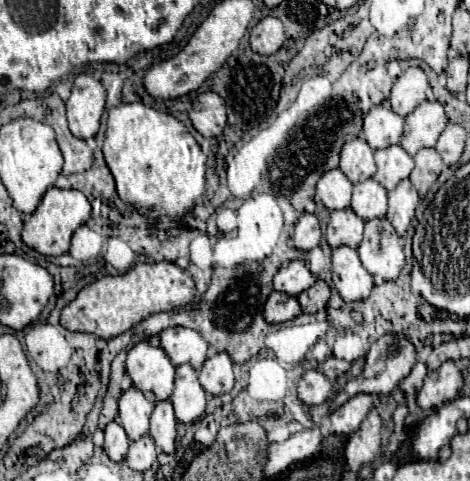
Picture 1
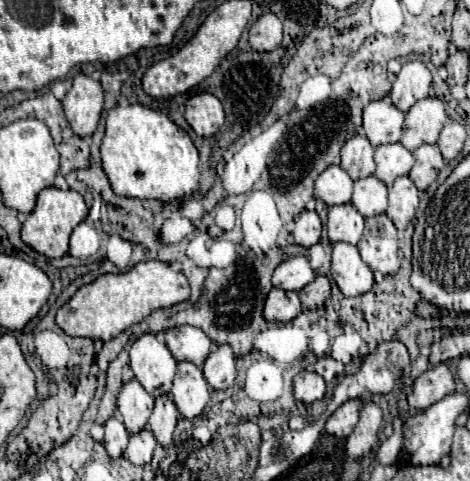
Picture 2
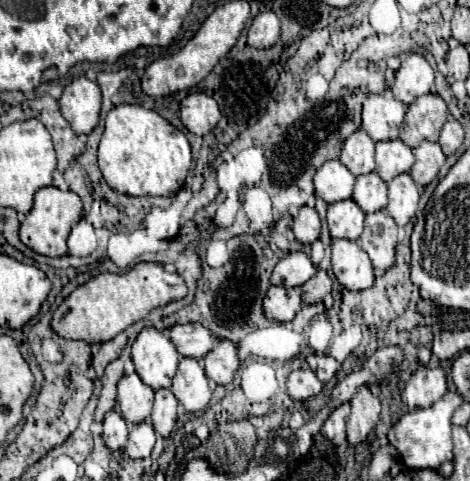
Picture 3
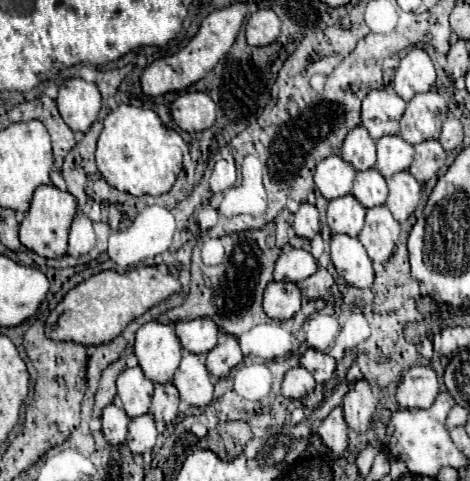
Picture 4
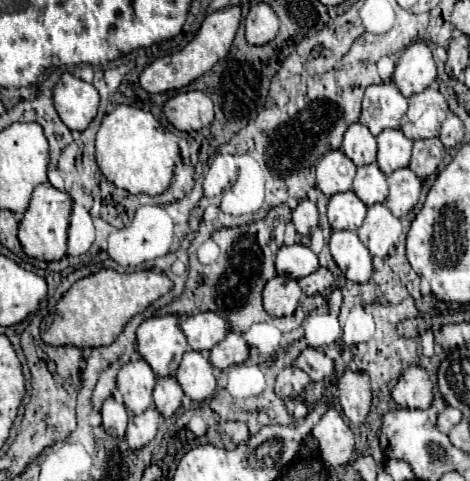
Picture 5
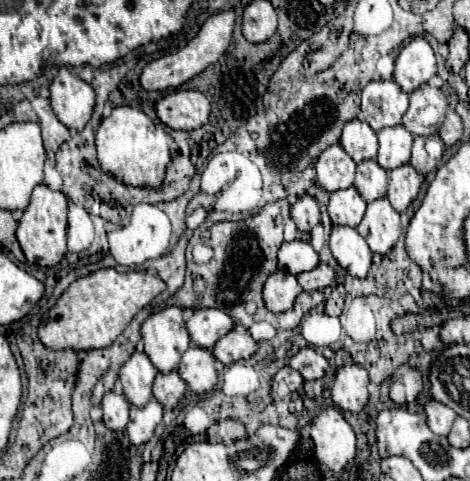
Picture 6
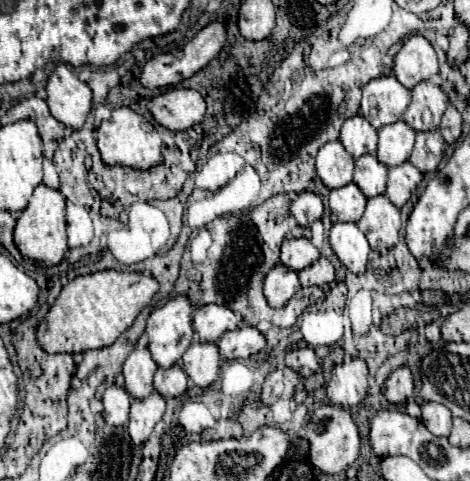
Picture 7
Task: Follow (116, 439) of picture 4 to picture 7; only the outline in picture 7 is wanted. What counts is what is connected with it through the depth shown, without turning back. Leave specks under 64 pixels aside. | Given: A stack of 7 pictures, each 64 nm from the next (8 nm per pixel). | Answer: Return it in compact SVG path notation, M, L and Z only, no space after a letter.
M110 386L106 388L104 396L104 418L112 426L124 426L128 422L128 412L130 412L130 394L126 392L124 386Z

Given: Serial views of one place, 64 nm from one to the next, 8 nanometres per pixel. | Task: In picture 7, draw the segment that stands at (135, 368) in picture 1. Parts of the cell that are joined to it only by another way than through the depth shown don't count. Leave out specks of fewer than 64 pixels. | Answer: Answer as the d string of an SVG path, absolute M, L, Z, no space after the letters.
M178 294L162 308L156 308L148 318L146 334L154 362L162 368L176 364L194 340L190 298L186 294Z

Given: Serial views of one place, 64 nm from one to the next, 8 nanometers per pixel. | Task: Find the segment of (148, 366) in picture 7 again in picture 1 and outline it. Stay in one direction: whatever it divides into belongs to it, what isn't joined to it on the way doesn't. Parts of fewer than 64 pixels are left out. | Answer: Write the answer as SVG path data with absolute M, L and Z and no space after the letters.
M130 386L120 396L120 420L130 440L138 440L148 434L148 420L154 410L154 404L136 388Z

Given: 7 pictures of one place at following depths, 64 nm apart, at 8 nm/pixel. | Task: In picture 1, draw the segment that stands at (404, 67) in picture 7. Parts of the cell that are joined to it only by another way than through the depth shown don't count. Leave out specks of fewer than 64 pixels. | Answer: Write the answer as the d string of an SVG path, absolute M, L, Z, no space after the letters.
M410 66L408 70L402 72L402 76L394 82L392 94L390 94L390 104L392 110L400 116L410 114L420 102L428 98L428 76L422 68Z

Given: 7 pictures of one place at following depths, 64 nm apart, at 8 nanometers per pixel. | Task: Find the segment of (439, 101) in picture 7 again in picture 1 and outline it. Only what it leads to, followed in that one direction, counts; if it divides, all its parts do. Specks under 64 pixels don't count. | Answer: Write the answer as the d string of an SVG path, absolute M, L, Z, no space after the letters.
M426 100L406 116L404 136L400 140L400 146L410 156L414 156L420 148L434 146L446 124L448 124L448 118L444 114L442 104L436 100Z

